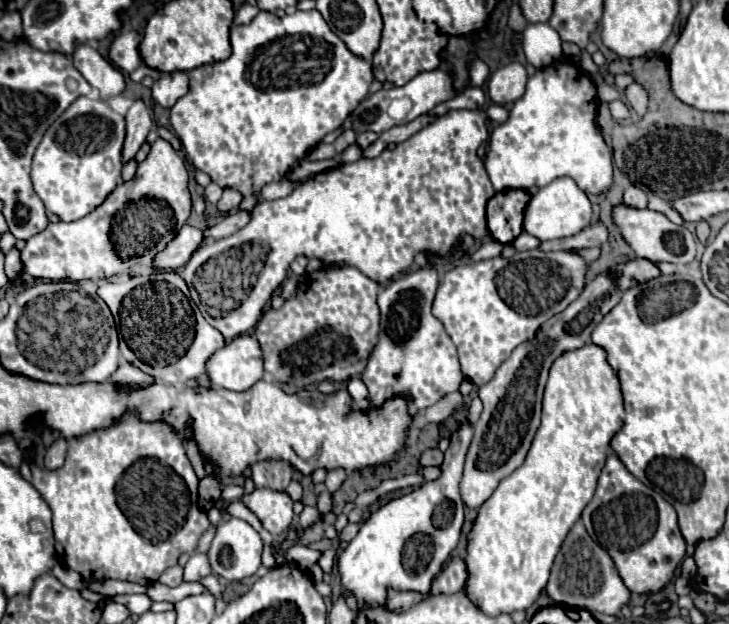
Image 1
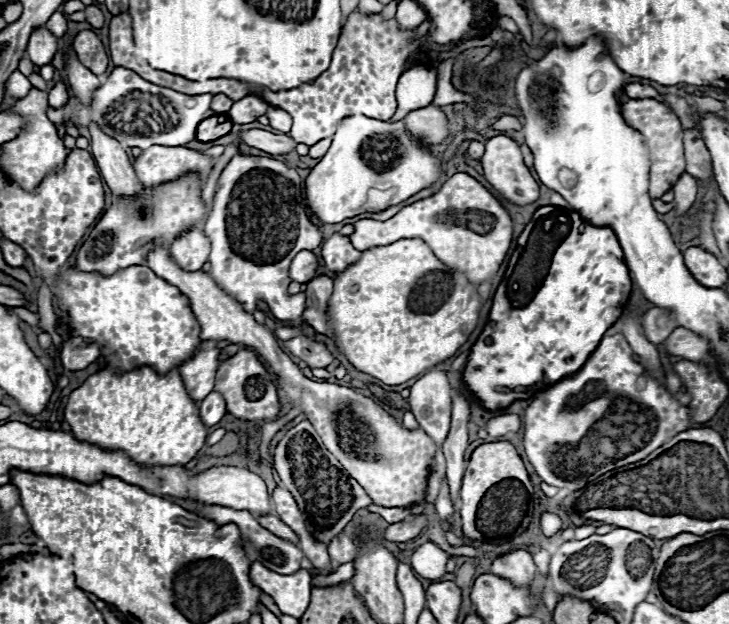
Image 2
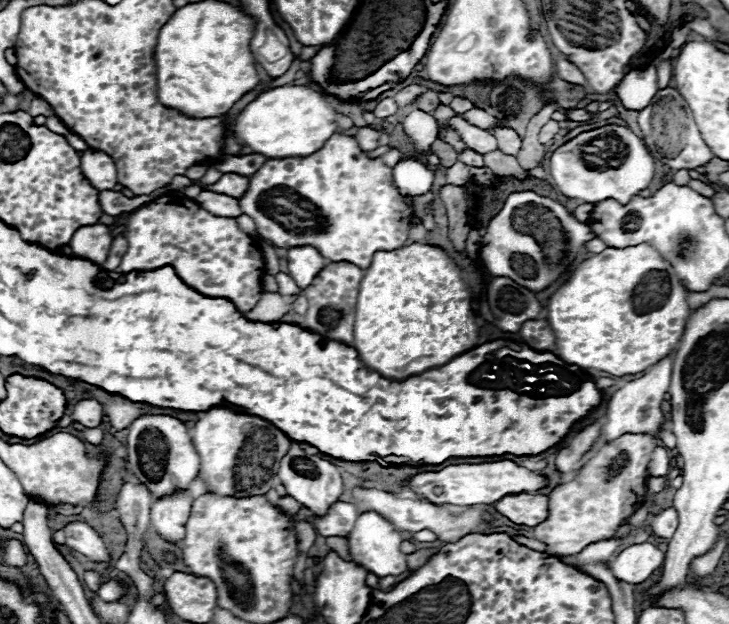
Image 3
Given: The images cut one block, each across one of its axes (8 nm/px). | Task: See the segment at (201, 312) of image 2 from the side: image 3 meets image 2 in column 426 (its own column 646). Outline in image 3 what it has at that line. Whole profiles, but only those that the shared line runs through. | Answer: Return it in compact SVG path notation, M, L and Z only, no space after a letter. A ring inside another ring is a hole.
M624 434L614 442L604 444L582 472L552 490L550 514L544 522L534 526L532 538L546 544L554 556L570 556L584 550L588 544L608 540L616 526L626 522L632 512L642 504L650 454L656 448L656 440L646 434Z

